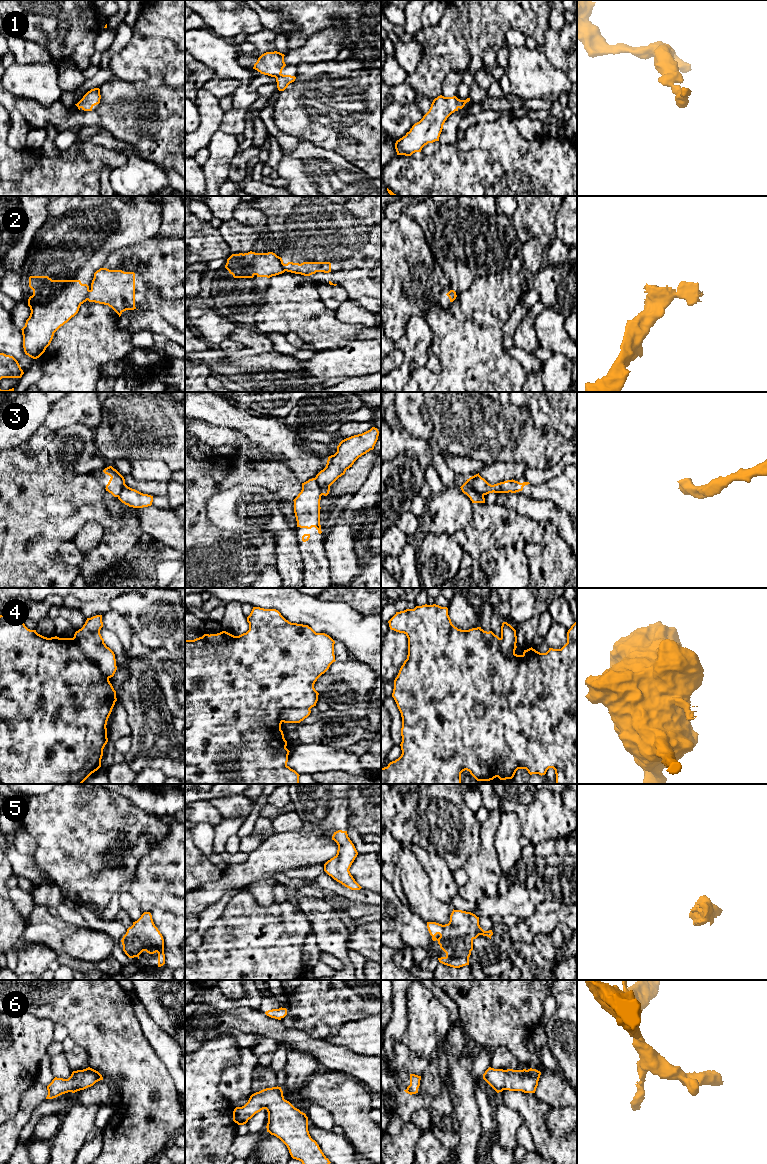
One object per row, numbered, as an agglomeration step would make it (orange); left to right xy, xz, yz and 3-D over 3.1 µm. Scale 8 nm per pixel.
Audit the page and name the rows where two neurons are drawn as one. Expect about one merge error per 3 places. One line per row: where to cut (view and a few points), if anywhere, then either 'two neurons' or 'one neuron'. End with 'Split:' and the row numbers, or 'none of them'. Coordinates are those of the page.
1: no cut; one neuron
2: cut in xy along (90, 290), (86, 299); two neurons
3: cut in yz along (466, 481), (476, 492), (483, 496); two neurons
4: cut in xy along (72, 638), (108, 678); two neurons
5: no cut; one neuron
6: no cut; one neuron
Split: 2, 3, 4

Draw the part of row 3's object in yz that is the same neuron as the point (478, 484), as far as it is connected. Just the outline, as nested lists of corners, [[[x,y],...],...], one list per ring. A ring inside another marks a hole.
[[[479,473],[467,479],[471,488],[481,495],[487,495],[489,493],[516,493],[523,490],[525,485],[530,484],[529,482],[520,483],[515,480],[507,480],[494,485],[489,484]]]

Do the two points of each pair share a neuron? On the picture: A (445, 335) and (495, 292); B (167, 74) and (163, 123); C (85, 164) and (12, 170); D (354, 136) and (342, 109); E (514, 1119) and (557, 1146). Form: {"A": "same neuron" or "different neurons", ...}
{"A": "same neuron", "B": "different neurons", "C": "same neuron", "D": "same neuron", "E": "different neurons"}

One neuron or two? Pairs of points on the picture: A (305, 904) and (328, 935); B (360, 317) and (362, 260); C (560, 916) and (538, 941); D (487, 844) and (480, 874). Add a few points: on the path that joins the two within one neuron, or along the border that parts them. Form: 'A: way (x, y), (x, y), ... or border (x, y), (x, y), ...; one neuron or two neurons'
A: way (313, 910), (327, 924), (327, 927); one neuron
B: border (348, 298), (356, 301), (370, 312); two neurons
C: border (549, 932), (538, 932), (531, 942); two neurons
D: way (486, 851), (480, 867); one neuron

